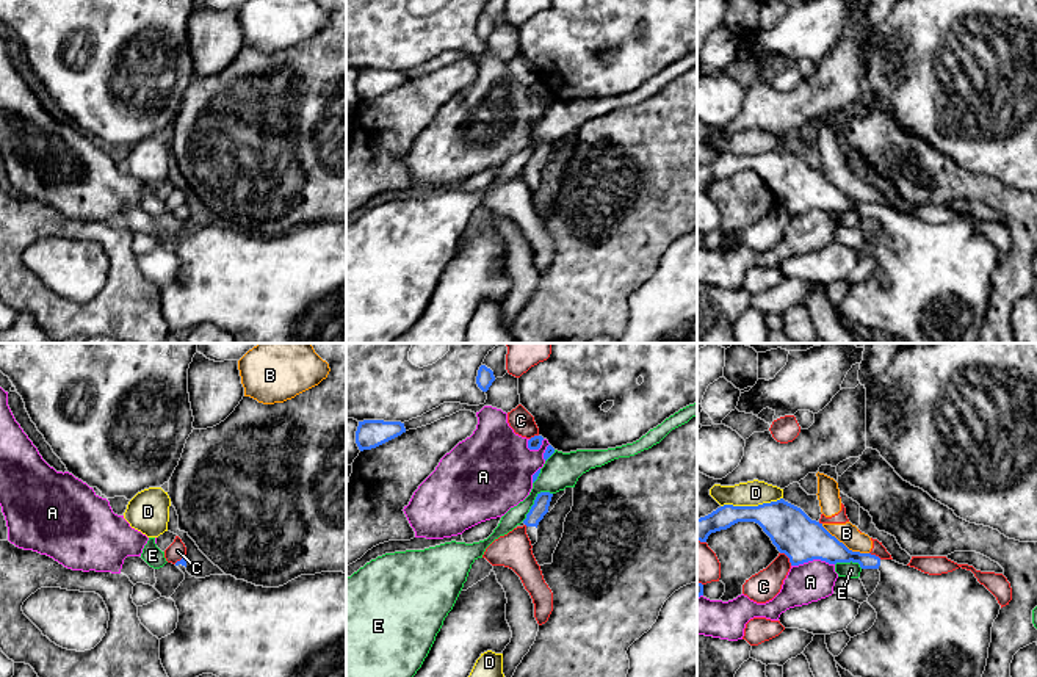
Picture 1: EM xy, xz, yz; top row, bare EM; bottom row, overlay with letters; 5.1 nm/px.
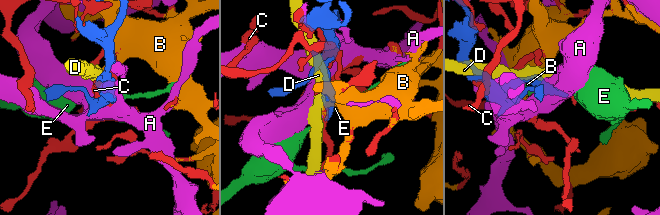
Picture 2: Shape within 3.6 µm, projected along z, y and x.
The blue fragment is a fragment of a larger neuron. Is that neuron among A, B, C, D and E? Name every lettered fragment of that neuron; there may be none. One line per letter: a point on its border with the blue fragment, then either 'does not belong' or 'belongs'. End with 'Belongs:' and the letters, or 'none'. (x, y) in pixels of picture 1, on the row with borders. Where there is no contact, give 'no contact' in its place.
A: yz (812, 560) | does not belong
B: yz (843, 544) | does not belong
C: yz (788, 557) | does not belong
D: yz (751, 506) | does not belong
E: xz (534, 502) | does not belong
Belongs: none

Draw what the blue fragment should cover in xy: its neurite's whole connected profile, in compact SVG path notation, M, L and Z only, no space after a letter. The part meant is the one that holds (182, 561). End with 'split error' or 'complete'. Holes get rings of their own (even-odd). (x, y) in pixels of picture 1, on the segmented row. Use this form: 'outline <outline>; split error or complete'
outline M186 558L177 561L175 566L185 574L185 580L171 596L179 610L179 622L171 635L160 639L160 660L168 677L199 677L202 674L216 677L346 677L346 574L301 575L284 586L263 588L226 574L196 578L186 572Z; split error

